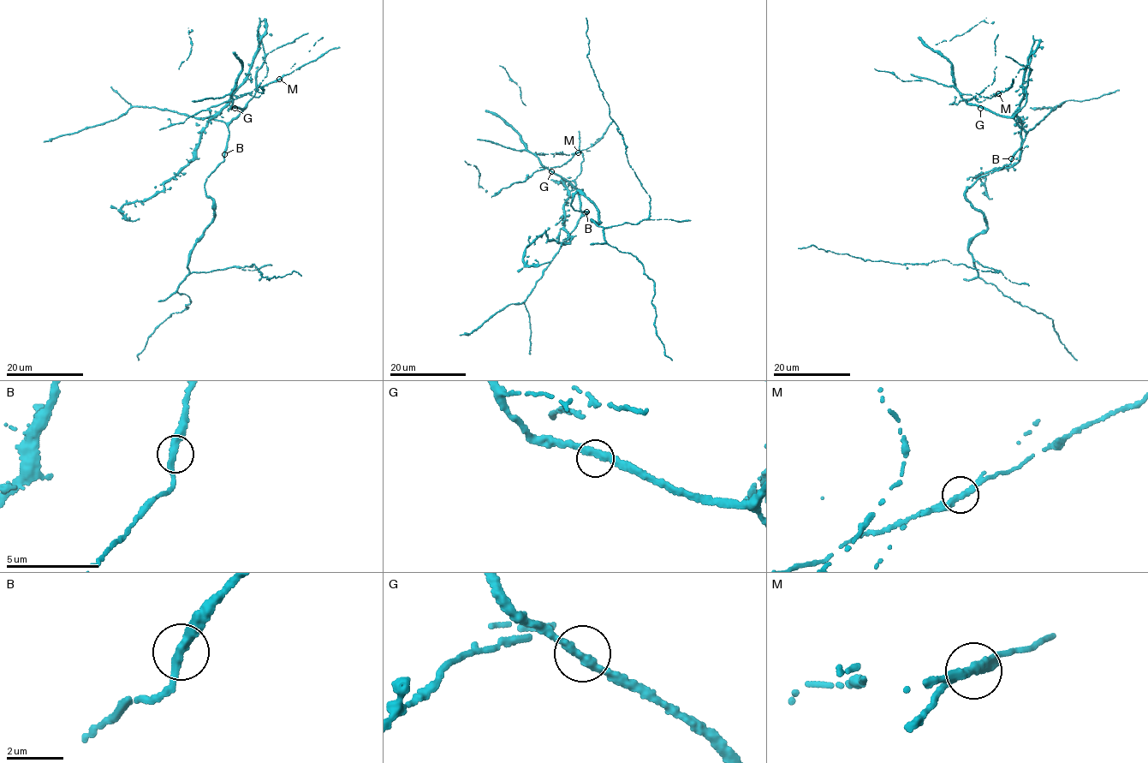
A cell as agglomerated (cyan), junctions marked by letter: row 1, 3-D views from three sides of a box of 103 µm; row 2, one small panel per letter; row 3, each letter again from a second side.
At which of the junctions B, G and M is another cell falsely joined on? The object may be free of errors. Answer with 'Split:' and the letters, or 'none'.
Split: M

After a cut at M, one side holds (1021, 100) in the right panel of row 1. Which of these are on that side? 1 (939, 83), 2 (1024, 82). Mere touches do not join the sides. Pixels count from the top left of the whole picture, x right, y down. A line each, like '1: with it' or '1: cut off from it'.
1: with it
2: with it

